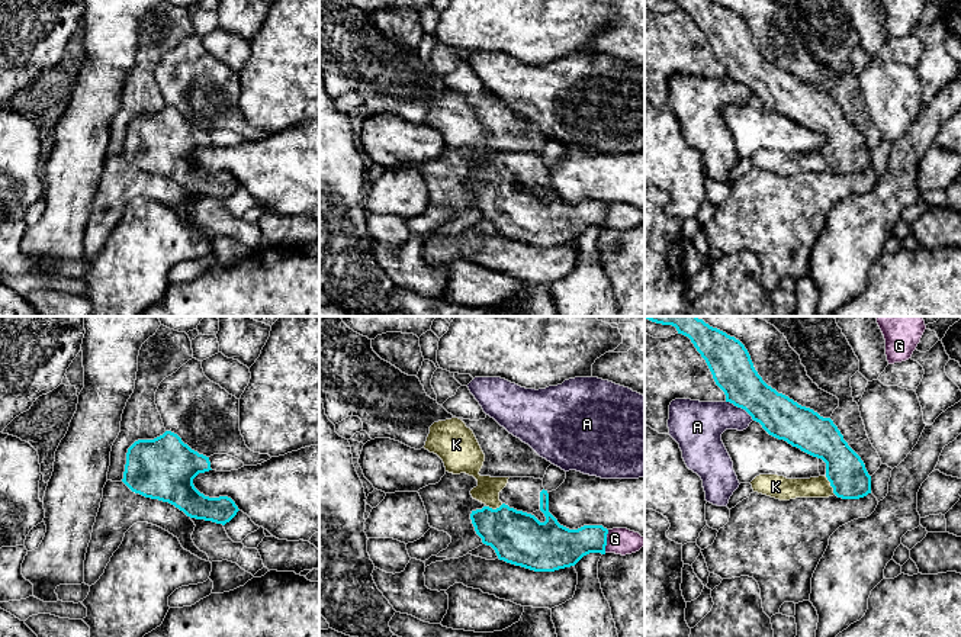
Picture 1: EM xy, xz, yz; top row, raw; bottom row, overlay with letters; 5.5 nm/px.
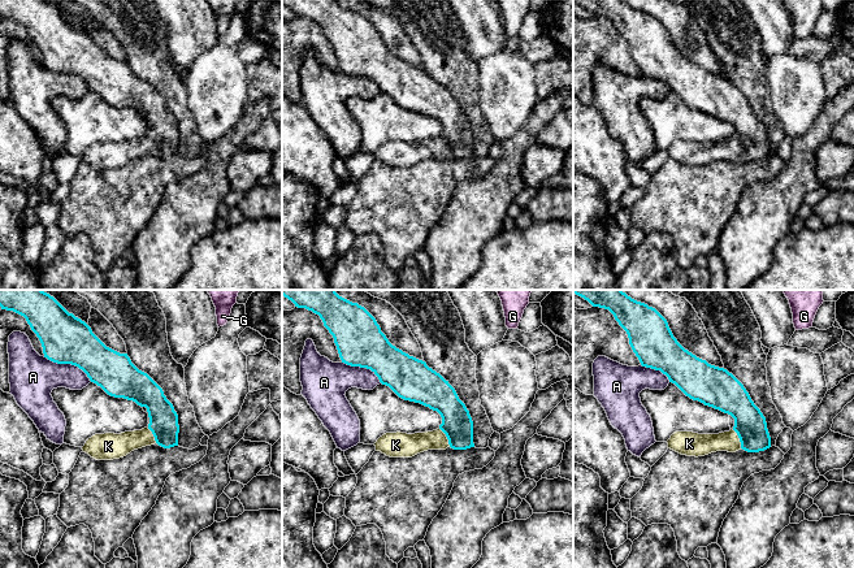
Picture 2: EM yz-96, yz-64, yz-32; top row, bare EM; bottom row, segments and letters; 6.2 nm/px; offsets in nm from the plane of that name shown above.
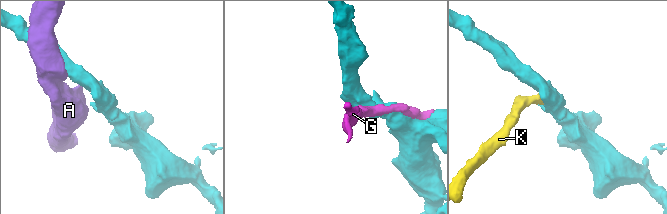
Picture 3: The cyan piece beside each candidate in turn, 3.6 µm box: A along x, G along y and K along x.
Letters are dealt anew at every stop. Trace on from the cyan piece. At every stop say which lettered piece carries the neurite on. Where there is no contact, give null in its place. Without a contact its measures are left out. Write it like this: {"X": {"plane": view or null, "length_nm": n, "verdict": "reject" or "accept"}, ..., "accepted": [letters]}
{"A": {"plane": "yz", "length_nm": 190, "verdict": "reject"}, "G": {"plane": "xz", "length_nm": 130, "verdict": "reject"}, "K": {"plane": "yz", "length_nm": 120, "verdict": "accept"}, "accepted": ["K"]}

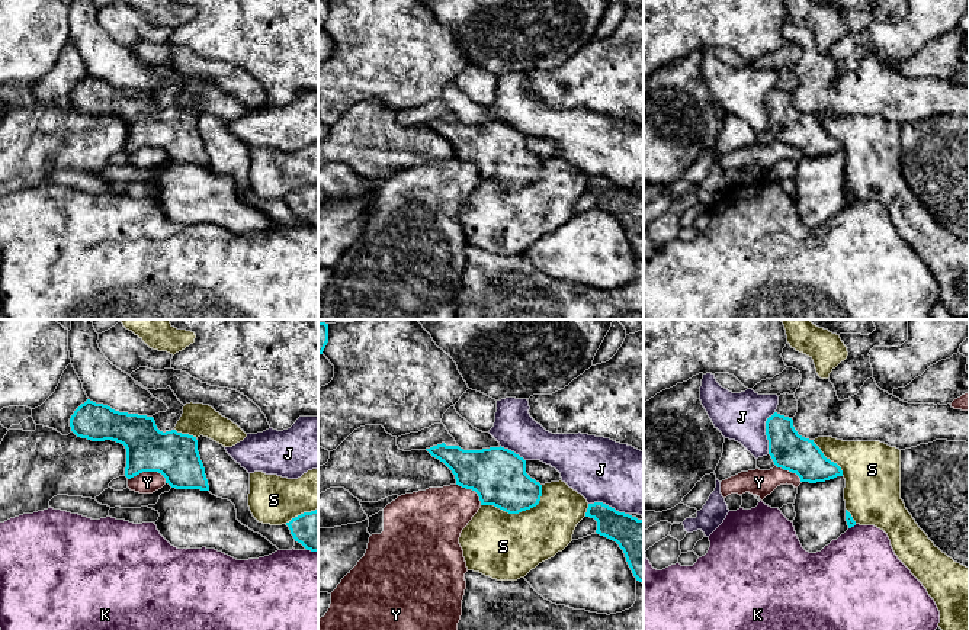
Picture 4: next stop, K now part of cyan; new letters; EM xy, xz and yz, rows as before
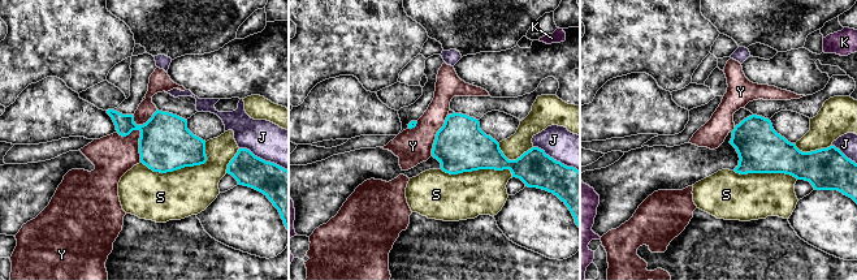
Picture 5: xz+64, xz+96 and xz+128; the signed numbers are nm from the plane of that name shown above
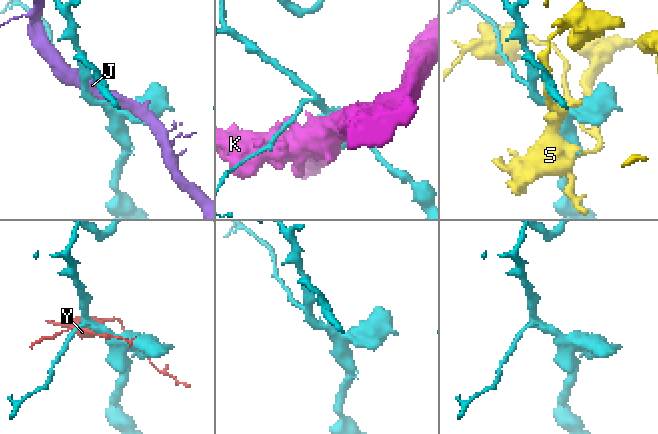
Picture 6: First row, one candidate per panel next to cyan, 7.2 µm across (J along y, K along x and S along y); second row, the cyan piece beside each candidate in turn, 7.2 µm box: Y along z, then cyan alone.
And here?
{"J": {"plane": "yz", "length_nm": 240, "verdict": "reject"}, "K": {"plane": "xy", "length_nm": 70, "verdict": "reject"}, "S": {"plane": "xz", "length_nm": 360, "verdict": "reject"}, "Y": {"plane": "xy", "length_nm": 220, "verdict": "reject"}, "accepted": []}

